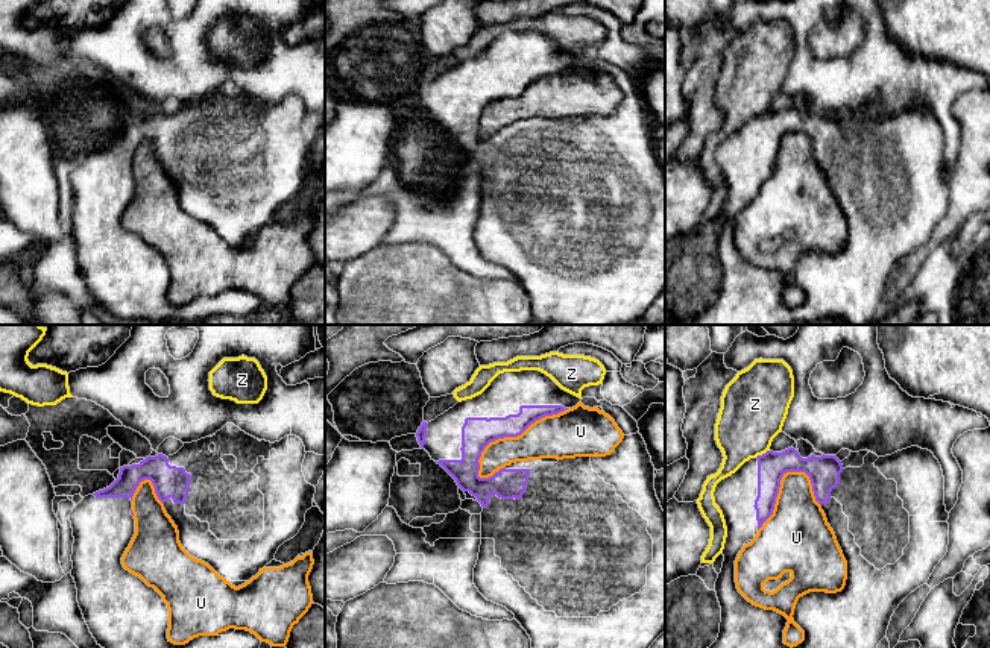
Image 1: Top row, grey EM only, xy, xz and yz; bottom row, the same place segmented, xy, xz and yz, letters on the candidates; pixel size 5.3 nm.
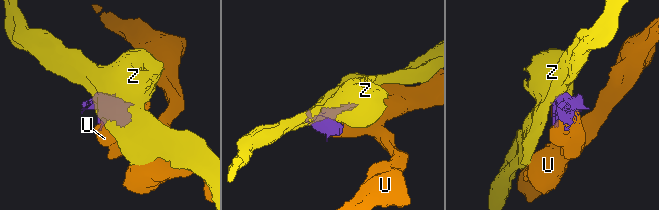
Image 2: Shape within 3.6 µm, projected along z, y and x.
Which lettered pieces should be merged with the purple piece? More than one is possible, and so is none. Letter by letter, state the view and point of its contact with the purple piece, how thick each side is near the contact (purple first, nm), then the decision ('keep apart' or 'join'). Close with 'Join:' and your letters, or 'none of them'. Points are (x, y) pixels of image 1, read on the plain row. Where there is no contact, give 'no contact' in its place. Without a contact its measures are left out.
U: xz (512, 96) | 170/240 nm | keep apart
Z: yz (762, 114) | 150/360 nm | keep apart
Join: none of them

